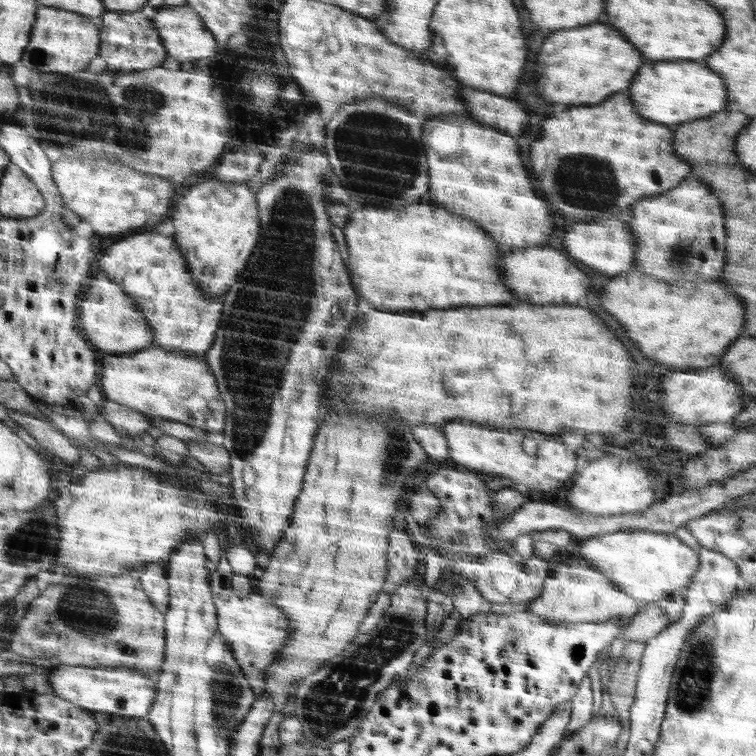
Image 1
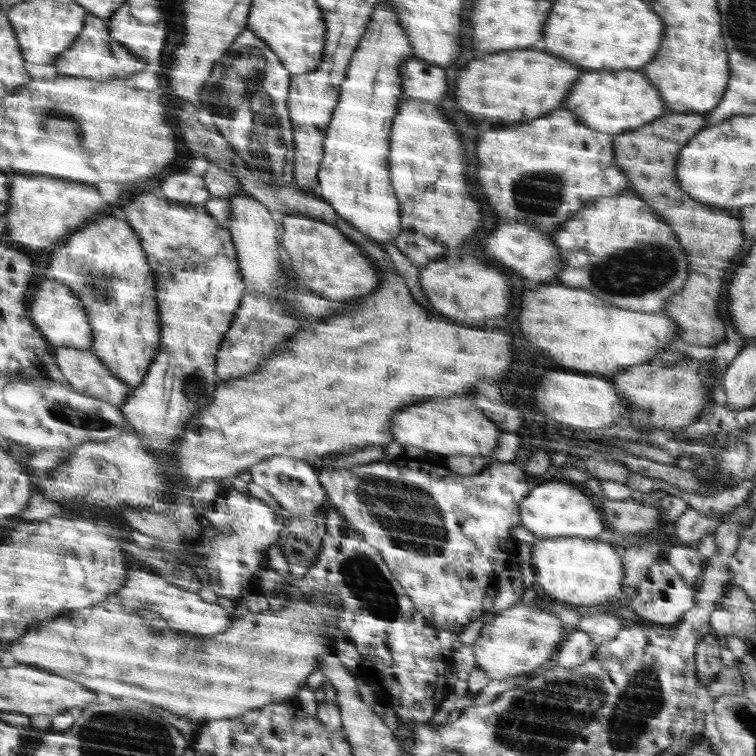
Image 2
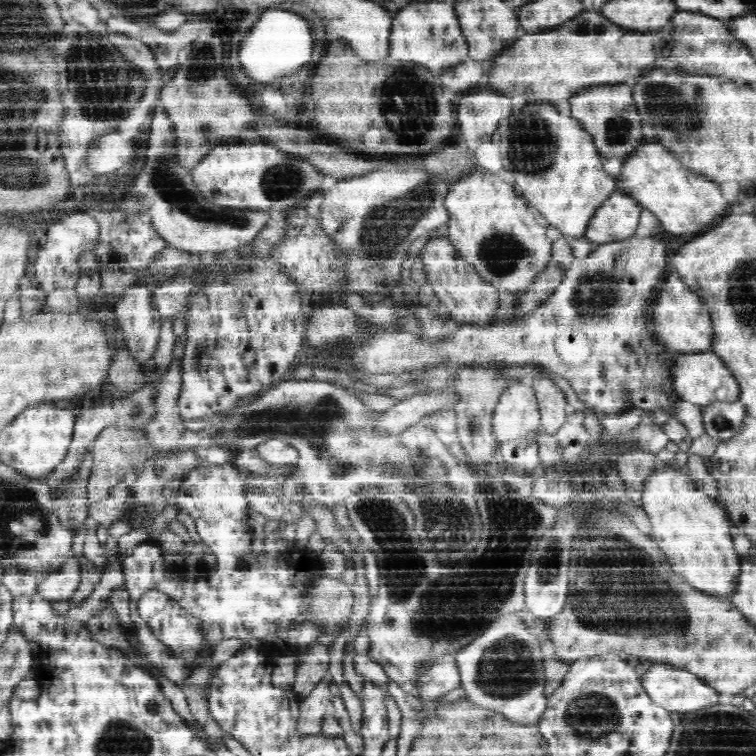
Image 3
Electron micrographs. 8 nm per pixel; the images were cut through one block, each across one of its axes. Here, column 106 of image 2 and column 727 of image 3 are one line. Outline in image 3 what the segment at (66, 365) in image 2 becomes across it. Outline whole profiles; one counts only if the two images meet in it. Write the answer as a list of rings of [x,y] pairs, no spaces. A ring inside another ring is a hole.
[[[710,350],[702,351],[700,353],[681,353],[674,357],[673,360],[673,381],[671,386],[674,389],[674,396],[678,396],[678,400],[690,402],[696,404],[700,407],[705,407],[710,402],[734,402],[735,399],[739,398],[741,393],[740,386],[732,371],[724,362],[721,361],[721,358],[714,354]]]

